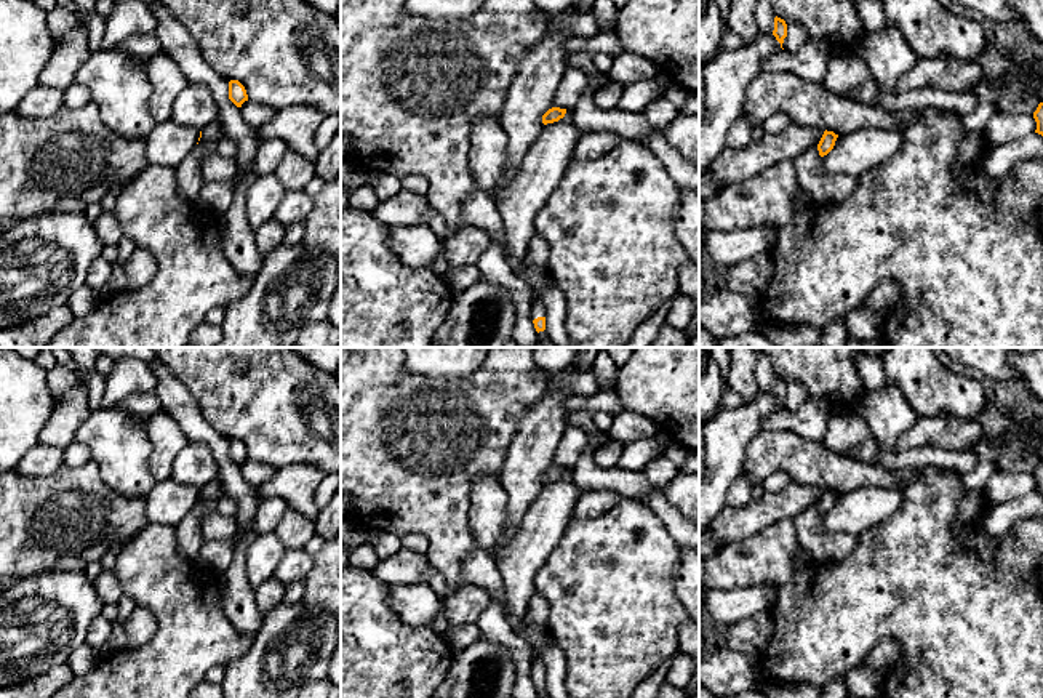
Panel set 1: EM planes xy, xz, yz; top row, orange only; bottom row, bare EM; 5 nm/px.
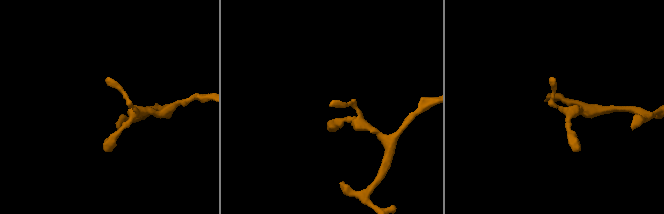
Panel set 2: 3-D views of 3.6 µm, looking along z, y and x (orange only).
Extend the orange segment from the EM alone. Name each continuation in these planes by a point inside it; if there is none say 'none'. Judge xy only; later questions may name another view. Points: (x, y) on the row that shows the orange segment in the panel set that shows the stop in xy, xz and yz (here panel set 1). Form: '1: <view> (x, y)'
none

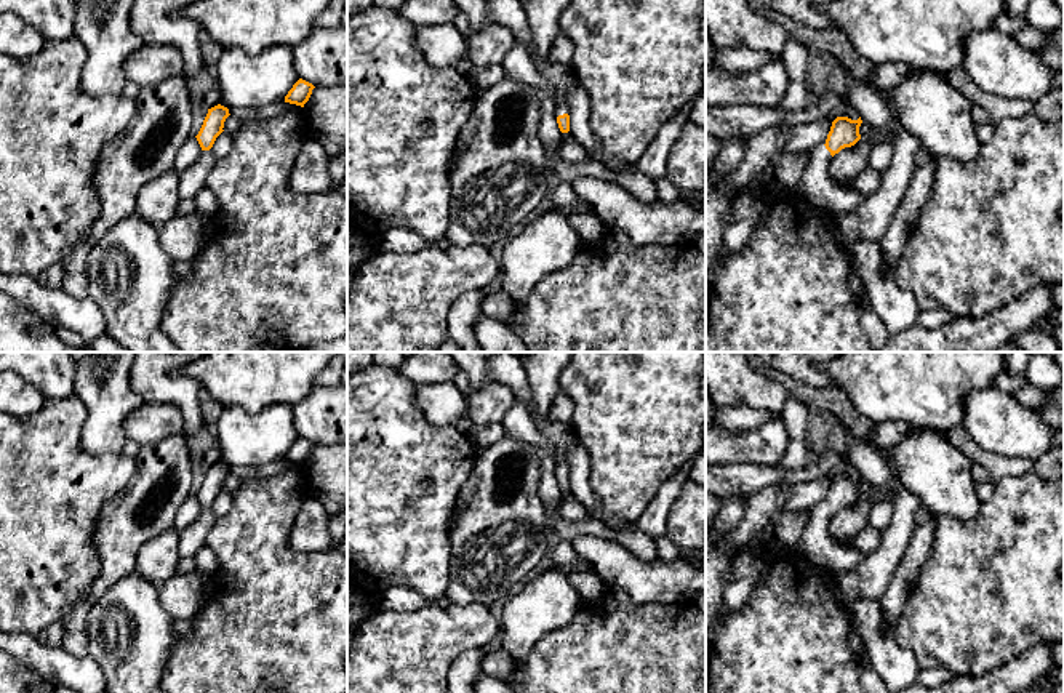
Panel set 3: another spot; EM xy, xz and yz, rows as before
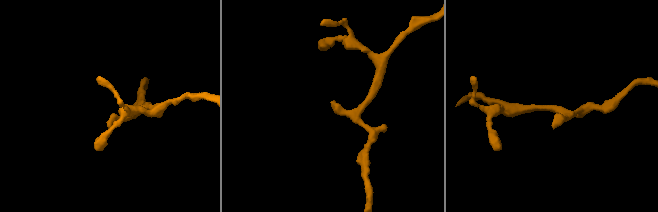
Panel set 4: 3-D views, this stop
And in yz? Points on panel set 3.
1: yz (816, 186)

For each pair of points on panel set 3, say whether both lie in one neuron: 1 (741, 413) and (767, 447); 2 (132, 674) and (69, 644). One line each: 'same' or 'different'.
1: different
2: different

